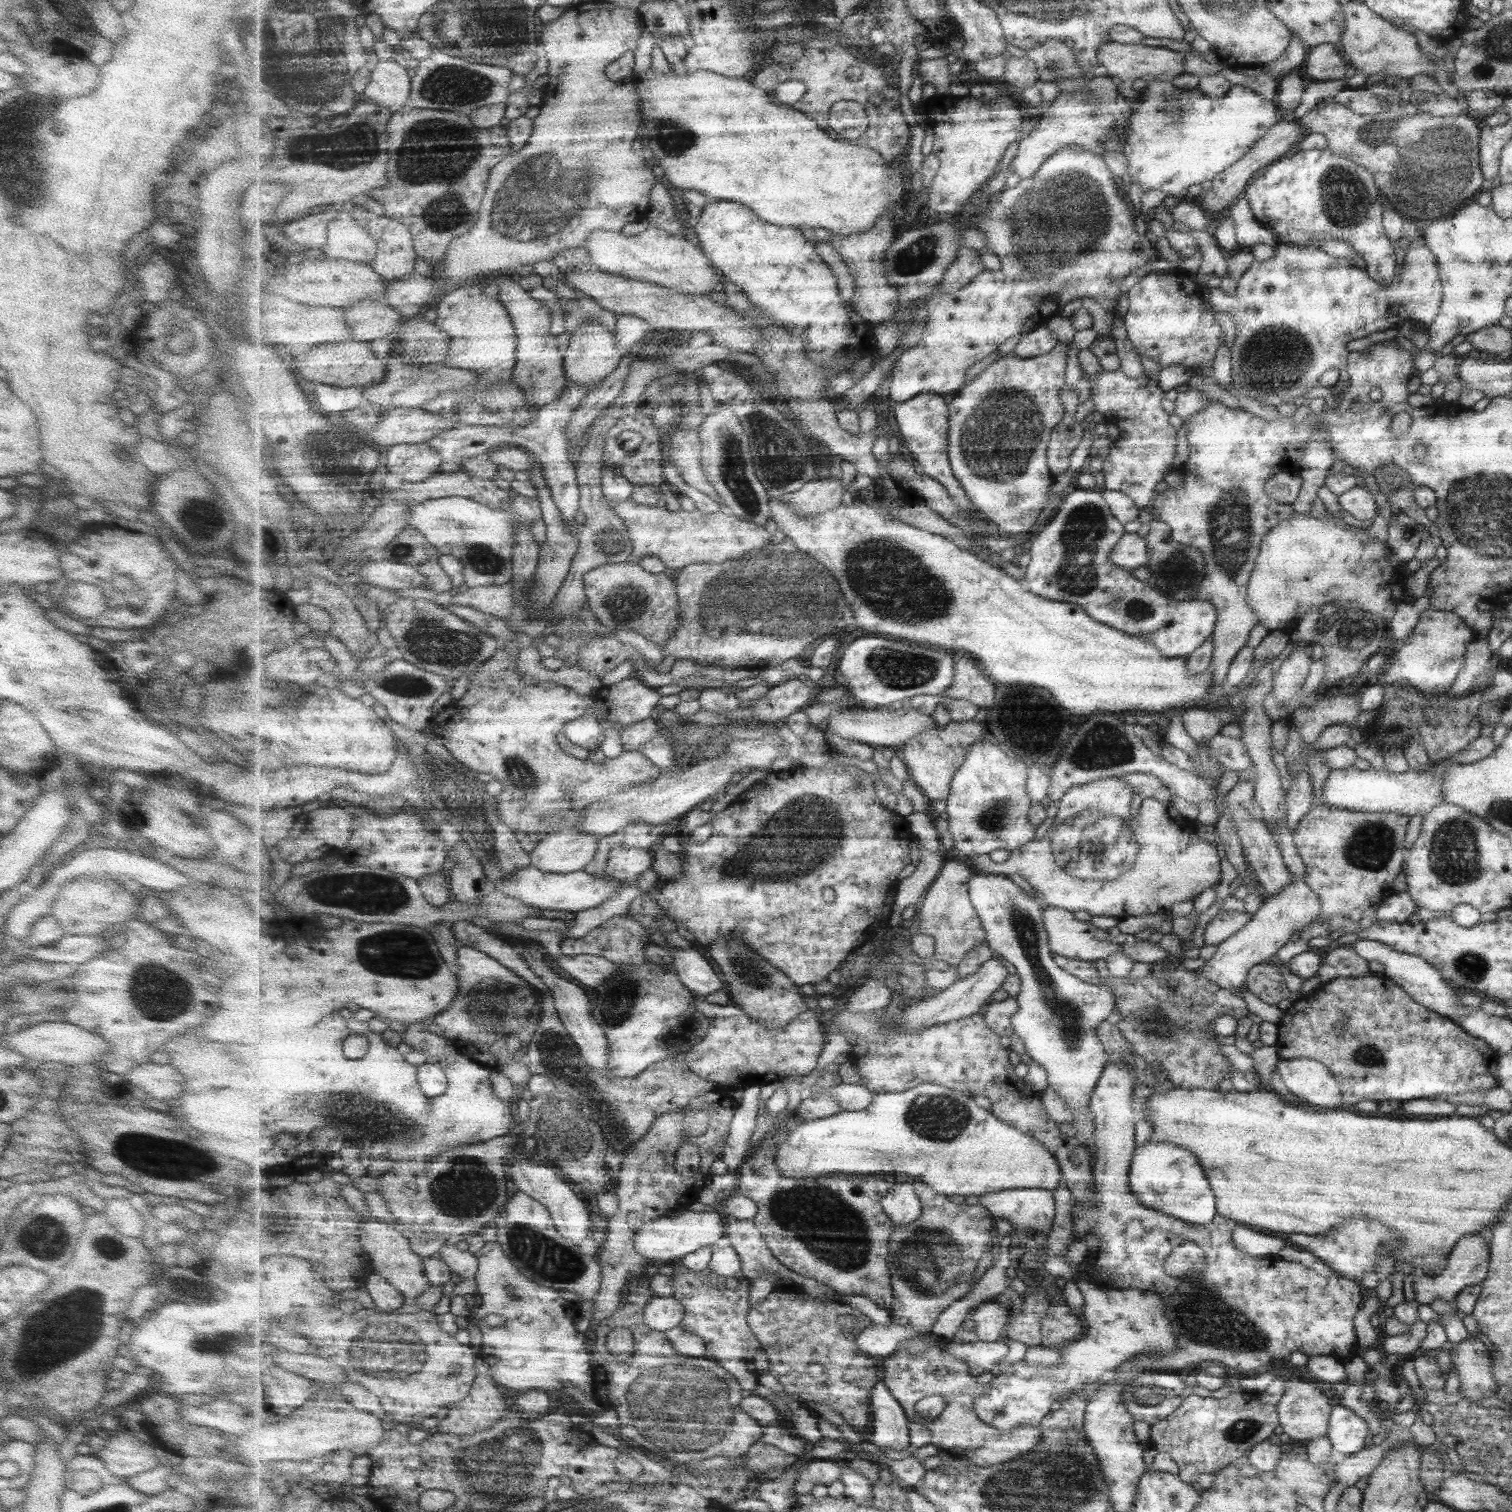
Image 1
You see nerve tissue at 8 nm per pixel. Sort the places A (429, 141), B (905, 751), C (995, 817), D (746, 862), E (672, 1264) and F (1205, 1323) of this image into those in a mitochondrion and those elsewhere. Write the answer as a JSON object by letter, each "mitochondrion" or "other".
{"A":"mitochondrion","B":"other","C":"mitochondrion","D":"mitochondrion","E":"other","F":"mitochondrion"}

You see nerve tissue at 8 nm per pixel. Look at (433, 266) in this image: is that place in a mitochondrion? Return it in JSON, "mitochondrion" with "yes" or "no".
{"mitochondrion":"no"}

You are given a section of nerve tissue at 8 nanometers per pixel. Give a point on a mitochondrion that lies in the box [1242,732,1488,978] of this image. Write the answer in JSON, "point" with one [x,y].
{"point":[1454,857]}

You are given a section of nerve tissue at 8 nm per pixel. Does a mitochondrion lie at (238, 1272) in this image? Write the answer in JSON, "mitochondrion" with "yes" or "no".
{"mitochondrion":"no"}

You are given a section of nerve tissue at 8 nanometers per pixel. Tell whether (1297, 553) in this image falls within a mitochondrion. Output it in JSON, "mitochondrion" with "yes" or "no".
{"mitochondrion":"no"}

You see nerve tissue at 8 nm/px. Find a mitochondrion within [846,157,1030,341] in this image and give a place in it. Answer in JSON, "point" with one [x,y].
{"point":[918,255]}

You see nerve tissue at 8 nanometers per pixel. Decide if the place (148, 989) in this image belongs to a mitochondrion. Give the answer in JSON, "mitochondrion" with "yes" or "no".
{"mitochondrion":"yes"}

